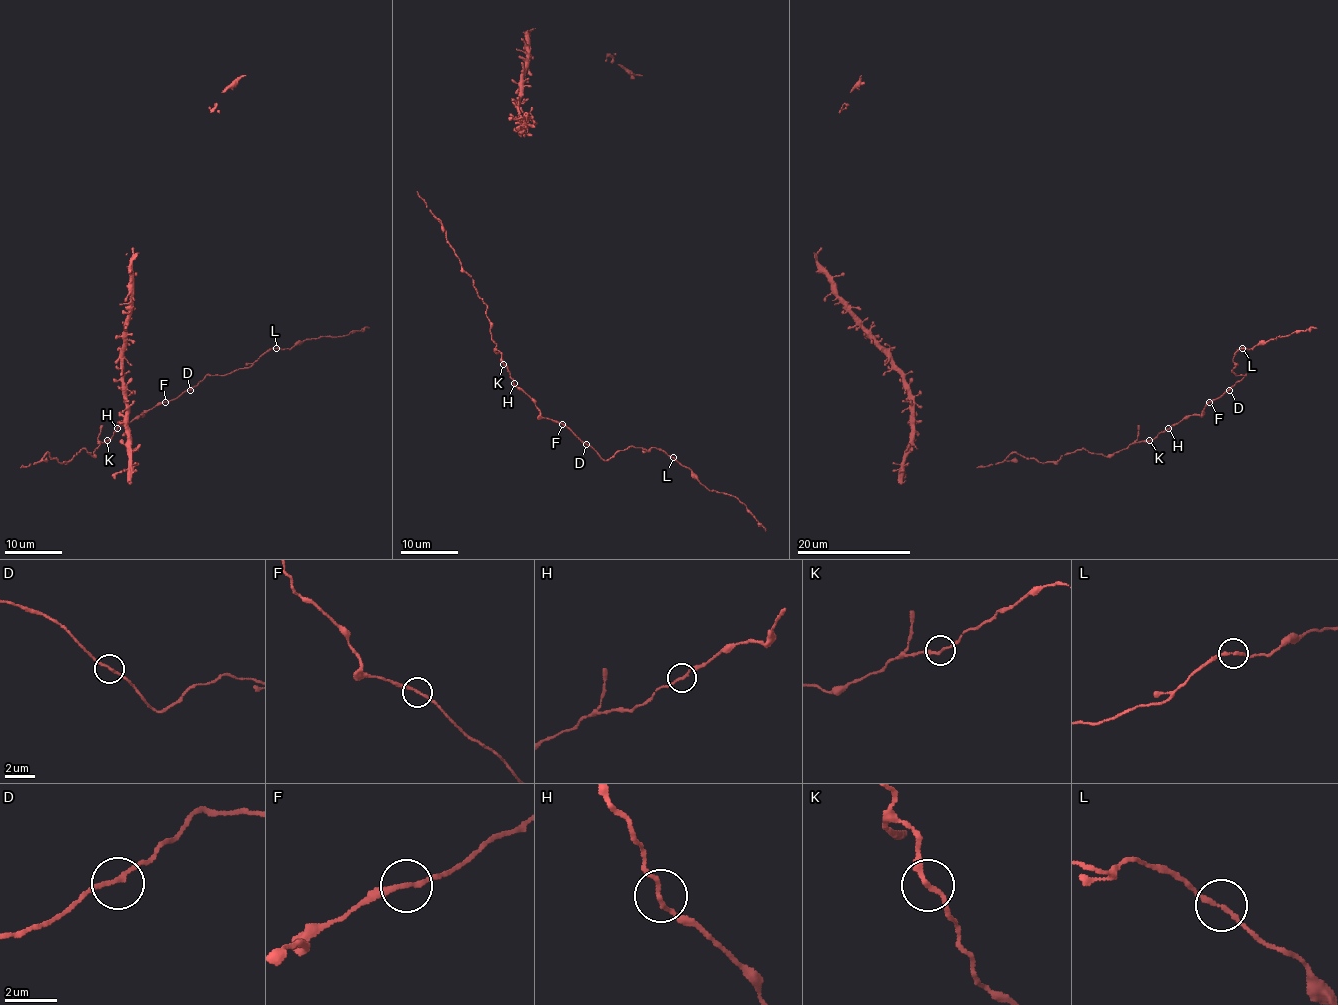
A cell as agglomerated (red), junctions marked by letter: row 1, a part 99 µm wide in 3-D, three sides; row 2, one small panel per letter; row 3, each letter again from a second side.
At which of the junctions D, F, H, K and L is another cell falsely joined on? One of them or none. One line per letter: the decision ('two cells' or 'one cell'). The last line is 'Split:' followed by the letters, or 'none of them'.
D: one cell
F: one cell
H: one cell
K: one cell
L: one cell
Split: none of them

